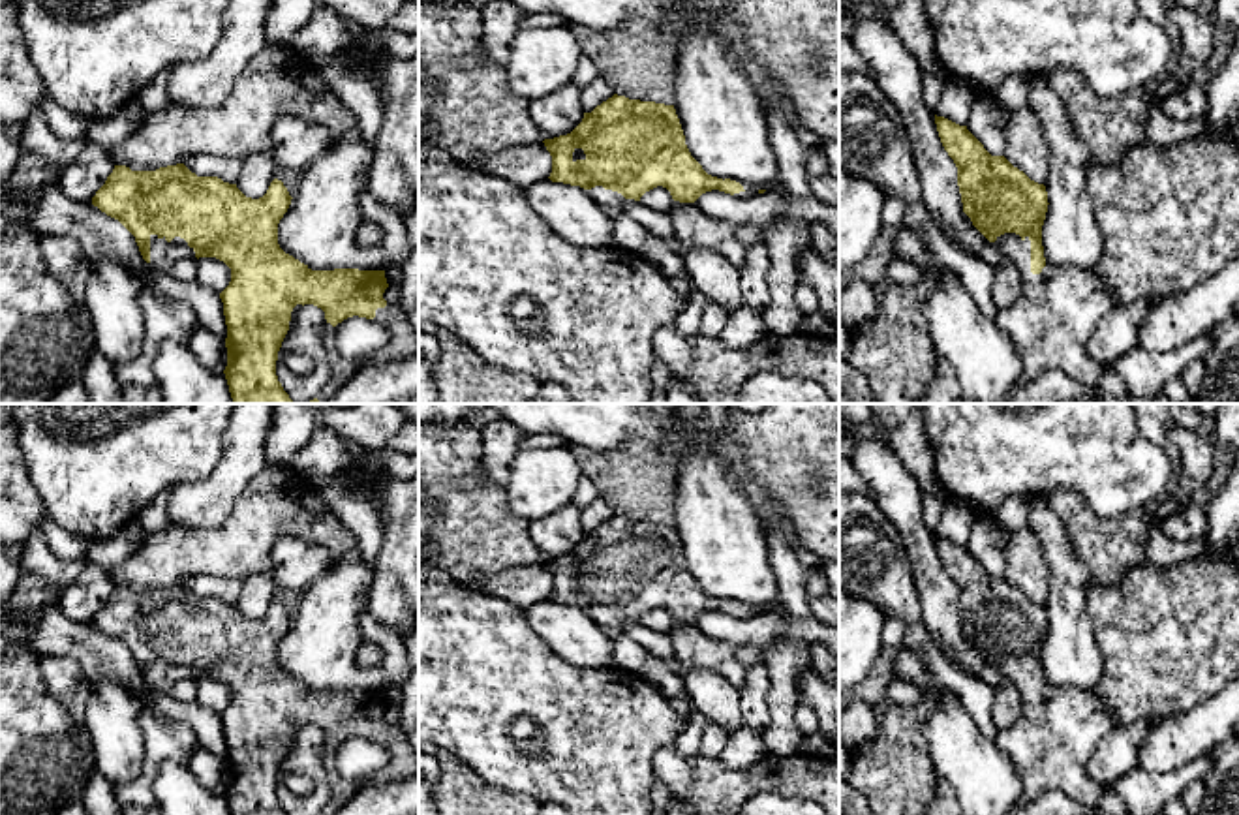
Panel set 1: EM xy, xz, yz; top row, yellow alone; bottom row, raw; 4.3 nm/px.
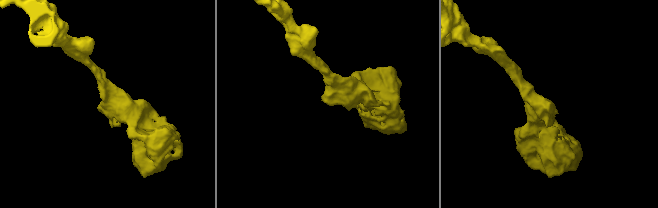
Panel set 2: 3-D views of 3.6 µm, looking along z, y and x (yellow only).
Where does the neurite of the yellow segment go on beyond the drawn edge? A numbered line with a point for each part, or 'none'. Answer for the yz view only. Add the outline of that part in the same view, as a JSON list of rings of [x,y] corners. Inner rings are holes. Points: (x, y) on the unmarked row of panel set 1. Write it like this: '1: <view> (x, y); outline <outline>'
1: yz (1052, 740); outline [[[1004,654],[993,665],[1021,695],[1017,719],[1001,729],[995,740],[1023,781],[1019,806],[1059,791],[1083,809],[1098,809],[1111,787],[1091,779],[1087,764],[1115,727],[1102,700],[1081,689],[1049,685],[1032,695],[1029,657]]]

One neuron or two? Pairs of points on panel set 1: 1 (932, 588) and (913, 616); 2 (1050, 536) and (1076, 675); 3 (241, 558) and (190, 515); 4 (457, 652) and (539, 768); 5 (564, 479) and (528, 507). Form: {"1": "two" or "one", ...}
{"1": "two", "2": "one", "3": "two", "4": "one", "5": "one"}

